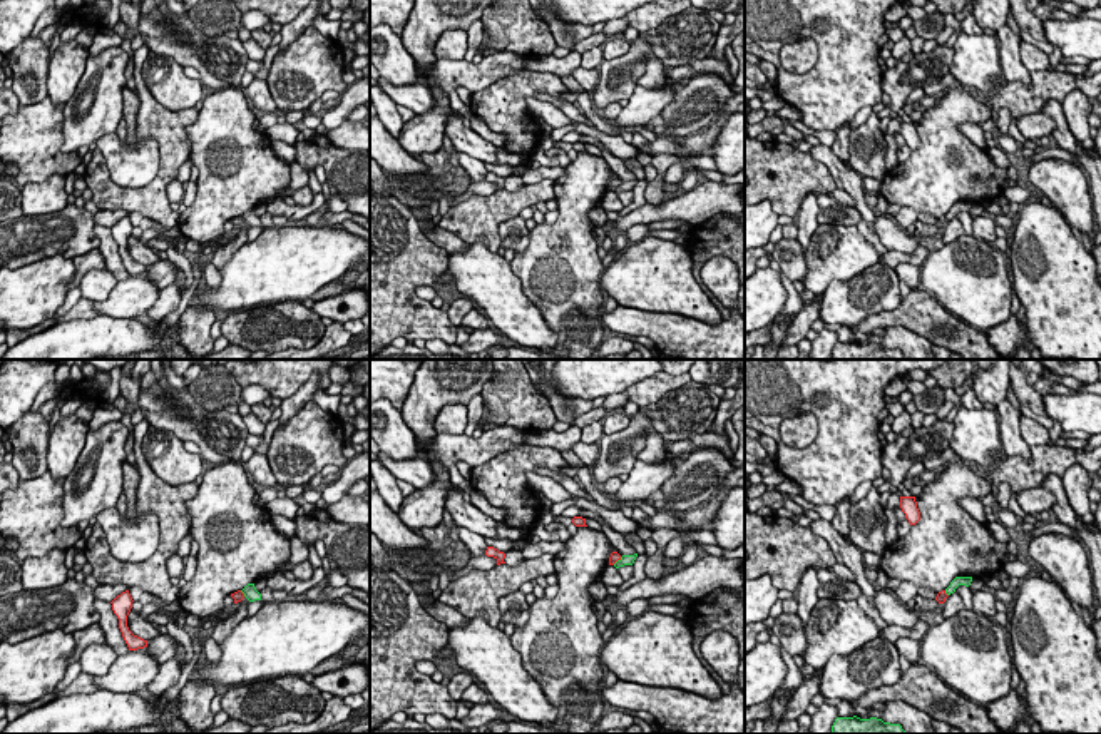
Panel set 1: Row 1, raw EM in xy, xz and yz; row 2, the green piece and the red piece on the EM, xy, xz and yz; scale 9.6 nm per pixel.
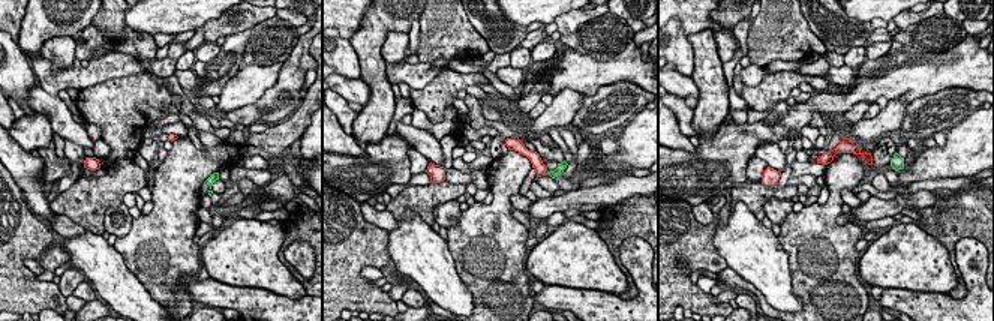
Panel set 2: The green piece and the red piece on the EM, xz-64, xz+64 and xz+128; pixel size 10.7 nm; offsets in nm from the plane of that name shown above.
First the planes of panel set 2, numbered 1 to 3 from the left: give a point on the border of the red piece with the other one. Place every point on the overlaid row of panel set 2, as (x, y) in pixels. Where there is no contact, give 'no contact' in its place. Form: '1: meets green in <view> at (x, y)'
1: no contact
2: no contact
3: no contact

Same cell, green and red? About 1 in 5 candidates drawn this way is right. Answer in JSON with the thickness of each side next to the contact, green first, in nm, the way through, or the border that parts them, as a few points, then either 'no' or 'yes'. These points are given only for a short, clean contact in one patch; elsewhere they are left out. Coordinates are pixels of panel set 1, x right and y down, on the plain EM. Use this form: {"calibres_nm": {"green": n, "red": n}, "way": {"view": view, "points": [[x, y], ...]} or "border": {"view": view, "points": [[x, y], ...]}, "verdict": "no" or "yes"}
{"calibres_nm": {"green": 100, "red": 90}, "border": {"view": "xz", "points": [[621, 183], [613, 189]]}, "verdict": "no"}

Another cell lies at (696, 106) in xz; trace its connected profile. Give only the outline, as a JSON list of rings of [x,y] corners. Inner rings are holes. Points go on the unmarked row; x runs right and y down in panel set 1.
[[[699,74],[661,110],[664,137],[679,140],[711,125],[726,107],[733,90],[716,74]]]

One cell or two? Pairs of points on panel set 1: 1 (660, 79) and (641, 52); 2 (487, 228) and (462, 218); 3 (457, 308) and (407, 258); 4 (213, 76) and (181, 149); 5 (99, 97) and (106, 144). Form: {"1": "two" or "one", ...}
{"1": "two", "2": "one", "3": "two", "4": "two", "5": "two"}

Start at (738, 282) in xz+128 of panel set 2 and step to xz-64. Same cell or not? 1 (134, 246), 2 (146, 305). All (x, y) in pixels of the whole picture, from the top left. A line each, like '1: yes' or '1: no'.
1: yes
2: no

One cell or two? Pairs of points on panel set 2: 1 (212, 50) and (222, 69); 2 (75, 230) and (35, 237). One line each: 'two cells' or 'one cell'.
1: two cells
2: two cells

